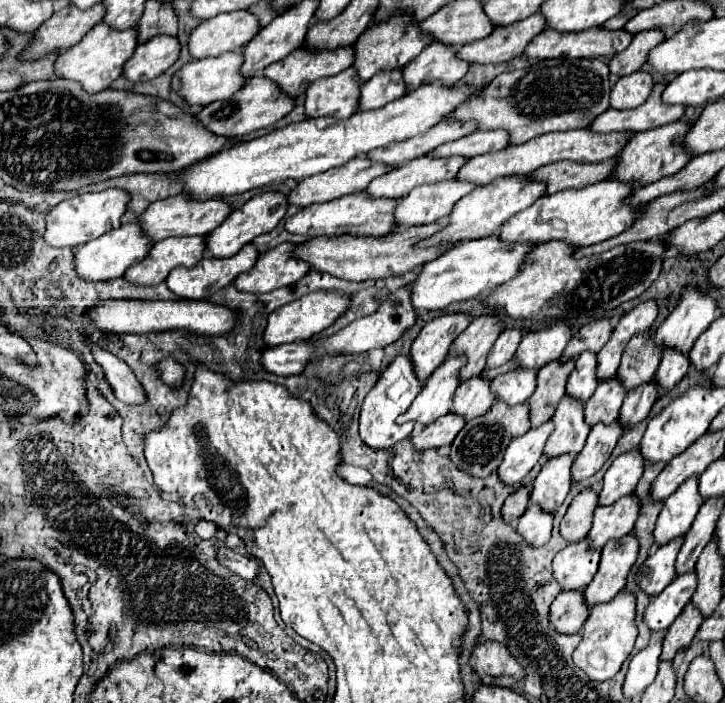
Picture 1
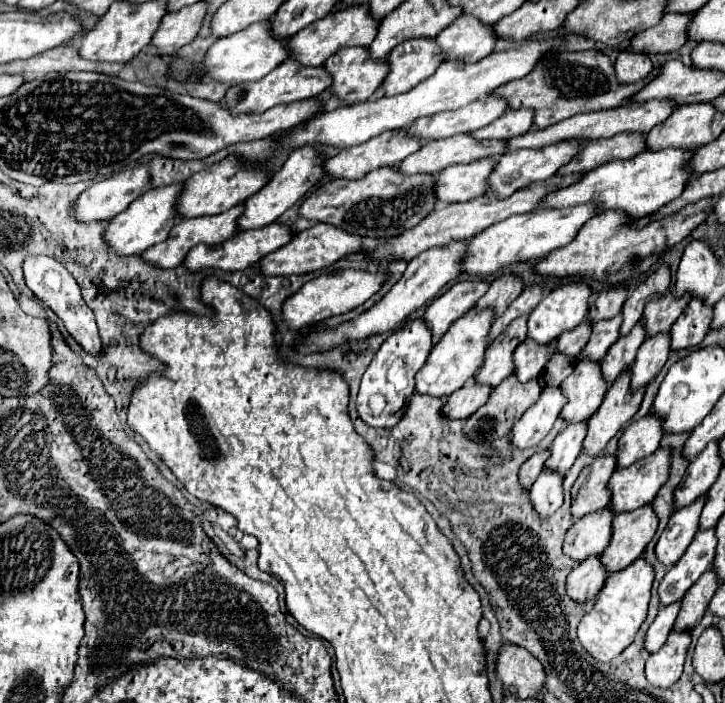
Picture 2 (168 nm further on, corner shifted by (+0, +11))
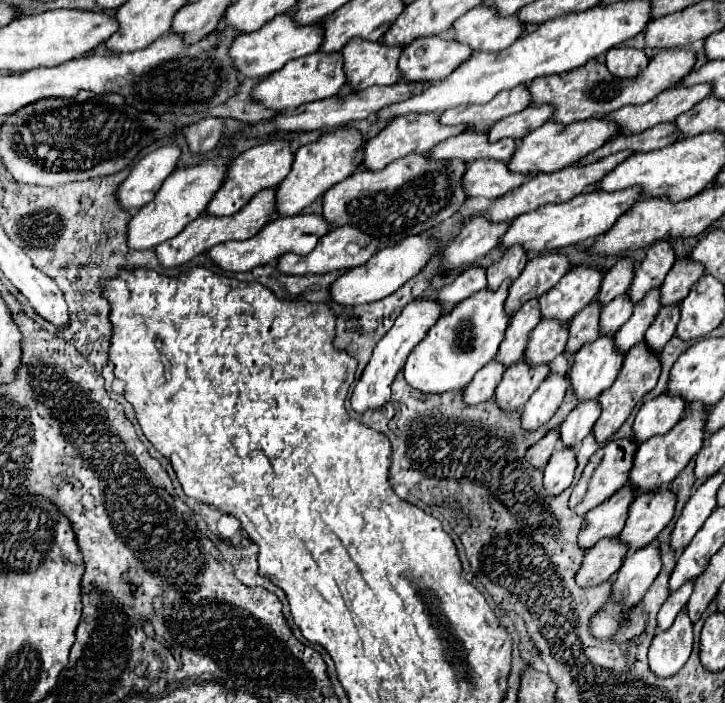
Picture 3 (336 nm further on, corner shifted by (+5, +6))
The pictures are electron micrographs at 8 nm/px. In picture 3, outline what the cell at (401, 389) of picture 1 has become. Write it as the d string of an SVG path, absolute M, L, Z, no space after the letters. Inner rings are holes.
M414 298L396 318L394 326L390 328L390 332L376 344L374 354L368 362L368 366L362 372L362 378L358 380L354 394L350 398L352 402L352 410L356 412L366 412L366 410L374 410L384 406L384 402L388 402L390 396L390 384L394 382L394 376L404 368L404 362L408 358L408 354L414 350L414 346L424 338L424 334L428 332L428 326L432 326L432 322L436 322L436 318L440 318L442 314L442 306L438 300L432 298Z

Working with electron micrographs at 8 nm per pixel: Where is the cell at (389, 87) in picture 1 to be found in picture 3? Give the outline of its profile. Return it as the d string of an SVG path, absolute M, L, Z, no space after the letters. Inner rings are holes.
M440 36L420 38L404 48L398 60L398 68L404 80L438 82L448 78L452 70L464 64L472 56L472 48L456 40L444 40ZM418 48L422 50L418 58Z

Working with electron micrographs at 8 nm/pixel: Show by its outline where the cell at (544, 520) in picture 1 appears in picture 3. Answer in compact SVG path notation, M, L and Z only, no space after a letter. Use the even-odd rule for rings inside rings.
M558 446L556 452L552 454L552 458L544 470L544 488L550 494L560 494L562 490L566 490L572 484L574 472L578 466L576 452L578 452L576 448Z

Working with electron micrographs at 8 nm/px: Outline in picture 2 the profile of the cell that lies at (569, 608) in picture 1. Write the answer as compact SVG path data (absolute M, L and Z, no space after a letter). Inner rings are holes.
M591 557L589 561L583 561L577 565L565 583L567 595L577 603L587 603L597 597L601 591L601 585L605 583L605 569L601 569L599 557Z

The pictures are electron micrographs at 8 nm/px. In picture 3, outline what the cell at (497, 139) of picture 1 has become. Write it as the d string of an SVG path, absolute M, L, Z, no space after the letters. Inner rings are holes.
M542 104L542 106L528 106L522 112L510 114L506 118L502 118L500 122L496 122L490 132L488 138L490 142L496 142L500 138L516 138L522 140L526 134L530 134L532 130L540 128L544 122L548 122L554 114L554 106L550 104Z

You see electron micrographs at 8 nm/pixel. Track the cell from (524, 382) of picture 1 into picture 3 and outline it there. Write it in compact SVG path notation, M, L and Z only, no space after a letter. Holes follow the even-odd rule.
M542 318L530 334L524 358L536 364L550 364L558 354L564 354L568 340L568 322L556 322L554 318Z

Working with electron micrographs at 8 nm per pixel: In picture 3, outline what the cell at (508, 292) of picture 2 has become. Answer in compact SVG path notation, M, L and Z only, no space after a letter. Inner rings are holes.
M520 244L506 248L502 258L488 268L488 288L496 290L506 278L516 280L524 270L526 262L528 262L528 252Z

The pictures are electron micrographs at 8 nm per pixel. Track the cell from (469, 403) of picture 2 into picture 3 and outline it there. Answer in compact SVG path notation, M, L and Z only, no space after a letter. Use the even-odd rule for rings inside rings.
M490 360L486 366L482 366L482 370L474 376L474 380L464 390L464 400L468 404L478 404L478 402L492 398L496 386L500 384L504 370L506 370L506 366L502 362Z

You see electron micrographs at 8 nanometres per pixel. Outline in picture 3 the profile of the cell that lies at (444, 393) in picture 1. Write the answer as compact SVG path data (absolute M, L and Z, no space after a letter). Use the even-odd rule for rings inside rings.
M512 280L502 282L502 286L496 292L484 288L472 294L470 298L464 298L462 302L458 302L452 308L452 312L442 314L438 322L428 330L420 346L416 346L410 352L404 366L406 382L412 388L430 392L430 394L462 390L464 386L468 386L474 374L496 356L498 346L504 340L504 332L510 324L510 314L506 312L506 298L508 298L510 284ZM462 330L466 330L466 348L460 344Z

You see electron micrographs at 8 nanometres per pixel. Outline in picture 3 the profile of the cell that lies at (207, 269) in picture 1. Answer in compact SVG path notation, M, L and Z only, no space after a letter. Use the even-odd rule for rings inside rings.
M296 214L296 216L284 216L268 222L256 236L242 242L224 242L220 246L214 246L208 256L226 272L248 272L256 266L264 266L272 260L278 260L282 254L298 252L308 254L316 242L330 230L330 222L322 218L322 214Z

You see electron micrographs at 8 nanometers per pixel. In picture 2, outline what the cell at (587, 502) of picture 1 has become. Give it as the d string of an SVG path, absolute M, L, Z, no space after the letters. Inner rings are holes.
M597 457L591 465L587 465L573 489L571 489L571 515L573 515L573 521L593 513L593 511L599 511L599 509L605 509L605 505L609 503L609 489L605 489L609 477L613 475L615 471L615 457Z

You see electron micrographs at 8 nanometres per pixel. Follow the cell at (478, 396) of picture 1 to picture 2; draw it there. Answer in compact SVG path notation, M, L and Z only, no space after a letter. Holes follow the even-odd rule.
M521 317L513 321L513 325L503 333L503 337L497 337L489 343L485 349L483 365L479 367L477 375L473 377L481 385L489 385L495 389L505 377L513 373L513 349L523 343L527 337L527 317Z

